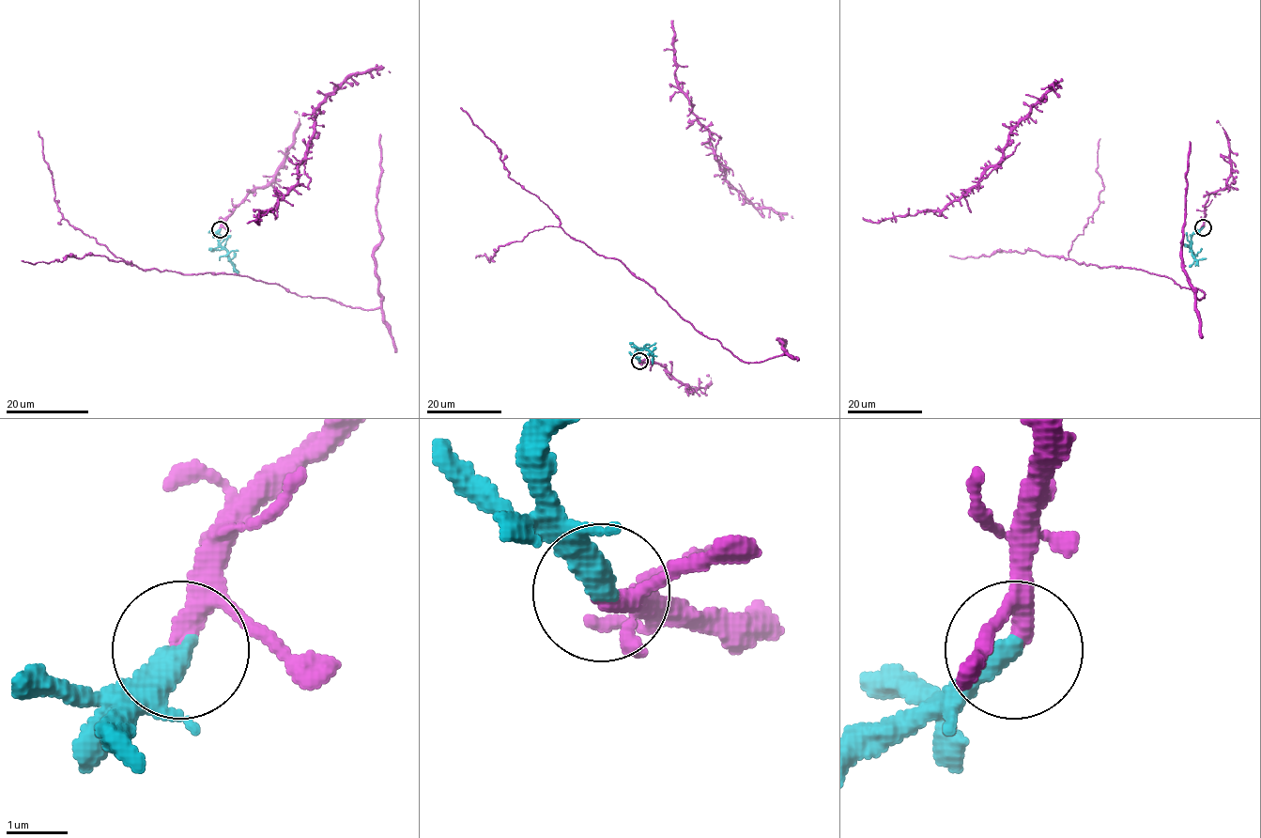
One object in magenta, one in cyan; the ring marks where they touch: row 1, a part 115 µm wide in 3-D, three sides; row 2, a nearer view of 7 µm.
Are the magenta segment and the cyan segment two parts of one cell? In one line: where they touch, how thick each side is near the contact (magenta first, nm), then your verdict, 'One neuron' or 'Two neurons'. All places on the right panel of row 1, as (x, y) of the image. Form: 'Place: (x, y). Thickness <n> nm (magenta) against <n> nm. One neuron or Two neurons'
Place: (1203, 227). Thickness 260 nm (magenta) against 440 nm. One neuron

